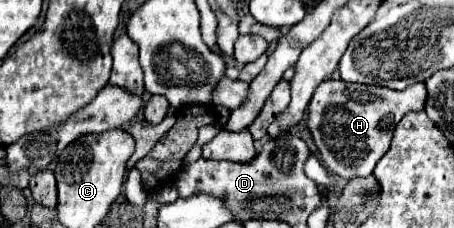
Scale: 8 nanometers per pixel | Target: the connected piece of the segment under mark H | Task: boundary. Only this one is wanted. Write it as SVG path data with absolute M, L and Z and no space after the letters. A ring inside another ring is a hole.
M324 80L308 106L306 128L312 134L316 148L326 168L350 180L354 176L370 176L376 162L388 152L392 130L410 110L422 110L426 102L426 86L414 84L408 90L390 90L380 86L354 84L344 80Z

